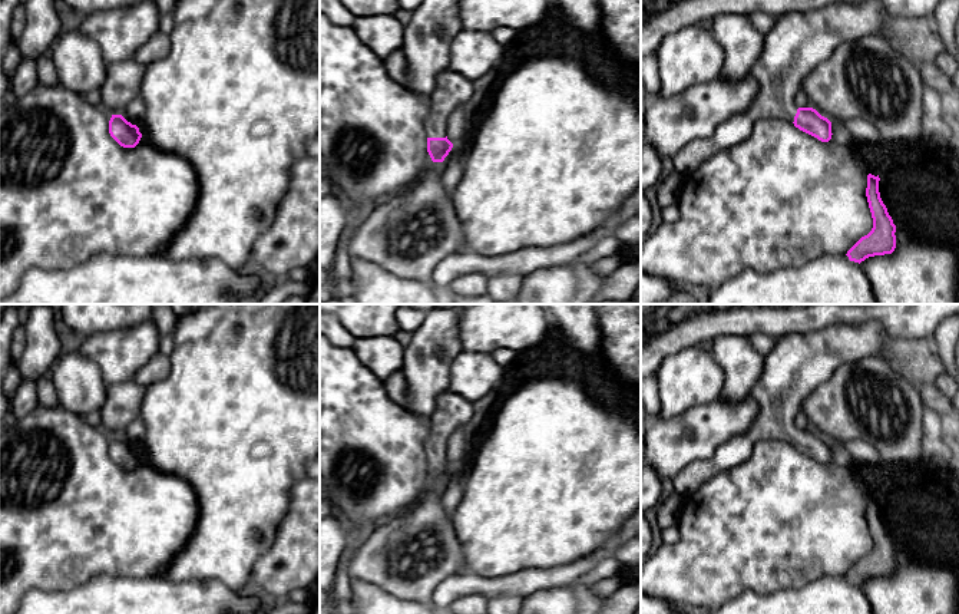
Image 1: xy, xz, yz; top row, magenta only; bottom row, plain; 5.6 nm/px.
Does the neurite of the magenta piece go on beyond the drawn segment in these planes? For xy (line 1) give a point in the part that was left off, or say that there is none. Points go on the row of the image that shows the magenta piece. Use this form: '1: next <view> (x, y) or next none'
1: next none

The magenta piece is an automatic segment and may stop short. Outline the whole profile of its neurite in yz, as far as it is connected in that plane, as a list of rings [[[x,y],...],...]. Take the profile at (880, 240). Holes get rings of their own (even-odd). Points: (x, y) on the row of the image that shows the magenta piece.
[[[867,175],[866,197],[873,218],[873,228],[846,254],[850,261],[859,264],[869,257],[892,254],[896,248],[896,225],[880,198],[879,181],[879,175]]]

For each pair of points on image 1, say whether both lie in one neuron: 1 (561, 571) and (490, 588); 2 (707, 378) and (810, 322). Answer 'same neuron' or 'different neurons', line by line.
1: same neuron
2: different neurons

